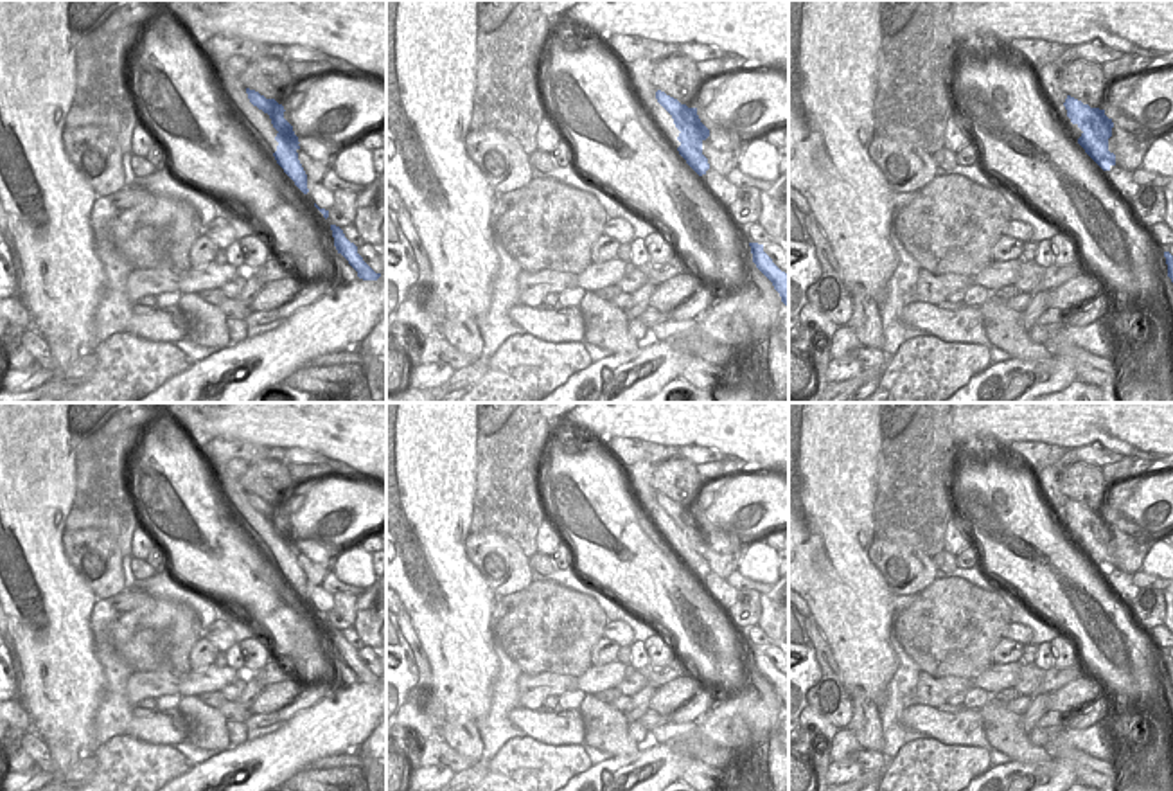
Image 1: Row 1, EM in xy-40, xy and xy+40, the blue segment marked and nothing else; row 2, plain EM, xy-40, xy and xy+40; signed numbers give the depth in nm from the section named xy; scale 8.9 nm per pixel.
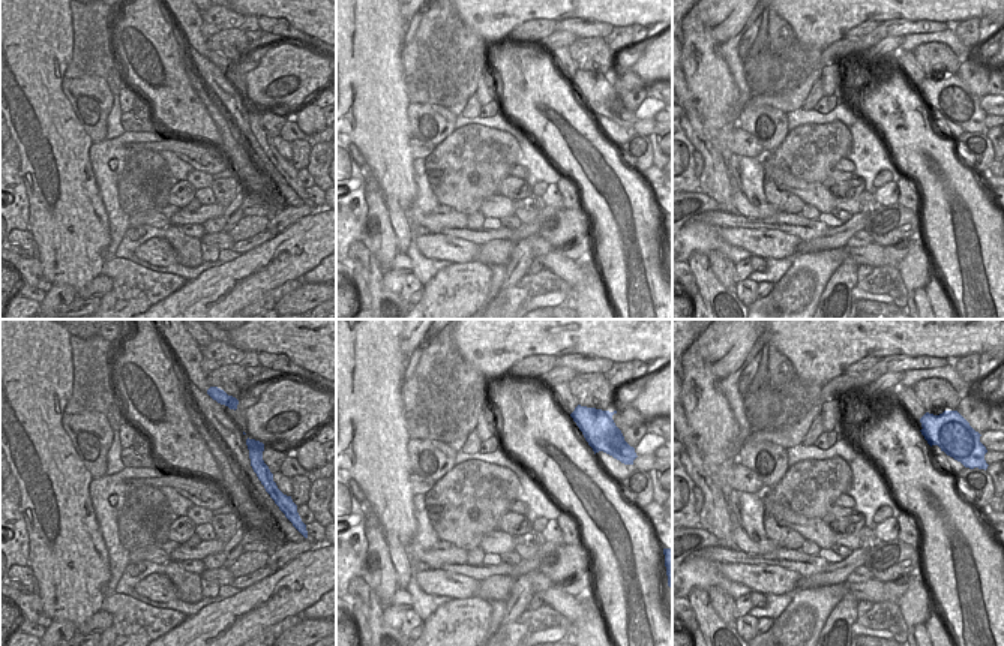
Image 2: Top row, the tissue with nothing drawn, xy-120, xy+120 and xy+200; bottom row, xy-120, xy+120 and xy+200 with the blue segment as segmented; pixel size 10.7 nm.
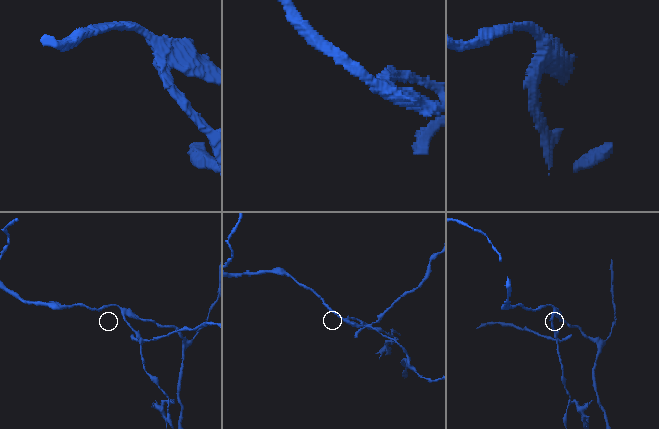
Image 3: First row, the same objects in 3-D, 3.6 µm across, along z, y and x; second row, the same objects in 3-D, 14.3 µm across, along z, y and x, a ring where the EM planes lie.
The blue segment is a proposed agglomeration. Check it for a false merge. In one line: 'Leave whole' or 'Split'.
Split

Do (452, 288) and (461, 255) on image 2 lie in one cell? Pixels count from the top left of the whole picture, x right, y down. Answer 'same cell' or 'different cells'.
different cells

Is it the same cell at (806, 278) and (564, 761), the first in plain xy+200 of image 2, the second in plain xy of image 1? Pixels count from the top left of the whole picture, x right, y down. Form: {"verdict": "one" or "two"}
{"verdict": "one"}

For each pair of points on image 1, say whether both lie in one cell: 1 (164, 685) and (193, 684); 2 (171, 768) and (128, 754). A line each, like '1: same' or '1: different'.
1: different
2: same

